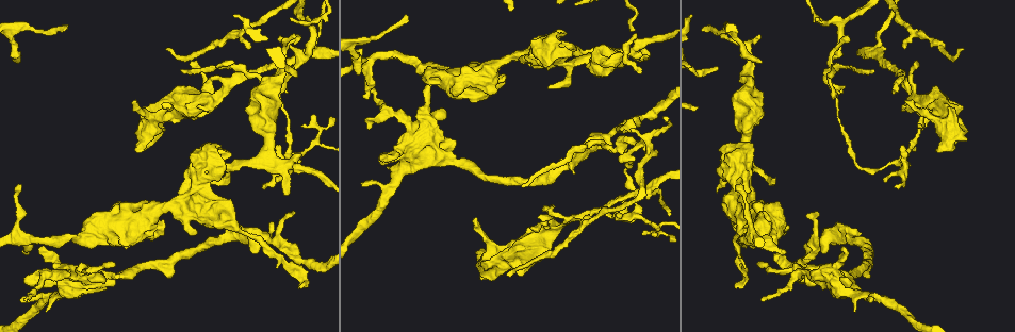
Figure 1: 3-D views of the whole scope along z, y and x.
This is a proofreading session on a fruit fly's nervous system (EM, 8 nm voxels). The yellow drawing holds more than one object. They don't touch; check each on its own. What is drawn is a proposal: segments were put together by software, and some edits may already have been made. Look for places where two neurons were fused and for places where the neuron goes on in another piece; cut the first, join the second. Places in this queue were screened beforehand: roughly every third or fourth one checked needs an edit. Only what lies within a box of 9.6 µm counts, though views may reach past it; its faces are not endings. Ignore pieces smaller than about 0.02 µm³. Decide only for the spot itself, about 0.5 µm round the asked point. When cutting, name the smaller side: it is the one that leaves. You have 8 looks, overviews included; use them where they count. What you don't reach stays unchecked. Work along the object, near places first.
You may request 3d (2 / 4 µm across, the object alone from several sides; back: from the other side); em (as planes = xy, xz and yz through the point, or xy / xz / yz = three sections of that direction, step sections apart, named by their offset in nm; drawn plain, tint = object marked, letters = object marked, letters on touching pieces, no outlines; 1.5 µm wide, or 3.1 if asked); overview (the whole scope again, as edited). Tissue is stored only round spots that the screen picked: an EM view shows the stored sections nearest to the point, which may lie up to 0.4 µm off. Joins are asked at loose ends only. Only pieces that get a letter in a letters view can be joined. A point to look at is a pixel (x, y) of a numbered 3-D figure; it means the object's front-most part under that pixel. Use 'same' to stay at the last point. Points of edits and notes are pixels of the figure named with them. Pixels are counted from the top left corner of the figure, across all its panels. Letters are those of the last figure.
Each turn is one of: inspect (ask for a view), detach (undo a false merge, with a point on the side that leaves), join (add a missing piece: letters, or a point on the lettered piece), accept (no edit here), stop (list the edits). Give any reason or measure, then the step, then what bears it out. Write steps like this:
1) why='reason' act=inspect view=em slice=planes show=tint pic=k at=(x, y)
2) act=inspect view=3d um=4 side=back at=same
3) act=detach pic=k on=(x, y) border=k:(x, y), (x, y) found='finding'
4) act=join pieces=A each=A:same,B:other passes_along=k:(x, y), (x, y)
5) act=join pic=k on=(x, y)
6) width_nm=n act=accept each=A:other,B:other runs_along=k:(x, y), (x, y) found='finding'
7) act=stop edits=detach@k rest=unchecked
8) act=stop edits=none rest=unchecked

why='thin end' act=inspect view=3d um=2 pic=1 at=(894, 92)

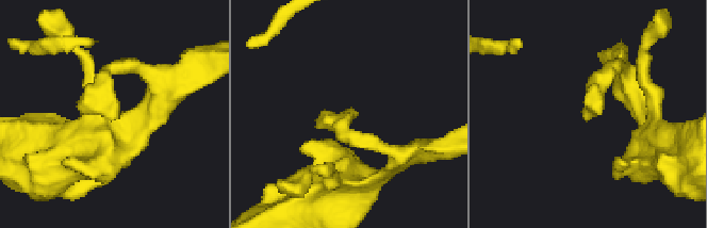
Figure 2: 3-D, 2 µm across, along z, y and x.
act=inspect view=em slice=planes show=letters pic=2 at=(110, 118)

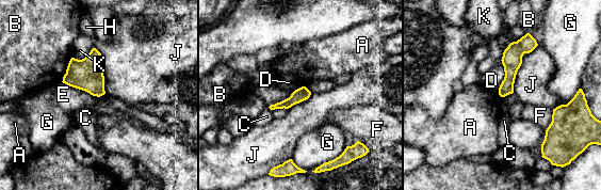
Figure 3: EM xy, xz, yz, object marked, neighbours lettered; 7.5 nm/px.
longest_contact=J:400nm act=accept each=A:other,B:other,C:other,D:other,E:other,F:other,G:other,H:other,J:other,K:other border=3:(62, 81), (93, 95), (104, 94) found='none of them fits'

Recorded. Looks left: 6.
why='branch stops here' act=inspect view=3d um=4 pic=1 at=(509, 277)

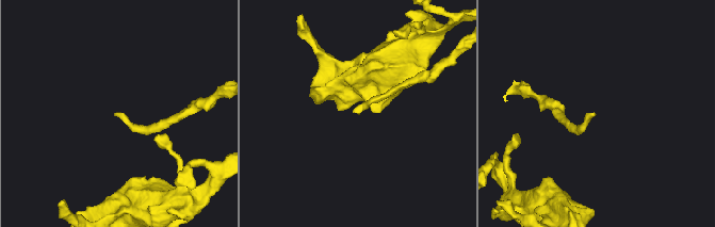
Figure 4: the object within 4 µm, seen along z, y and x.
act=inspect view=em slice=xz step=8 show=tint pic=4 at=(592, 114)

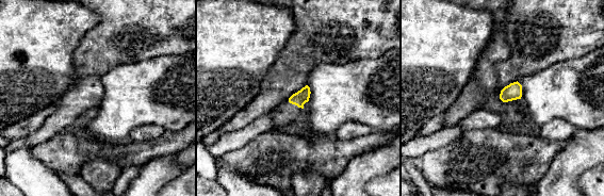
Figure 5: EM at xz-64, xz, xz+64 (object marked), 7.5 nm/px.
why='another direction' act=inspect view=em slice=planes show=letters at=same

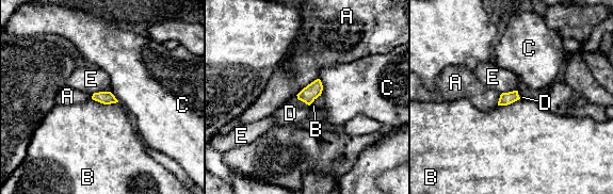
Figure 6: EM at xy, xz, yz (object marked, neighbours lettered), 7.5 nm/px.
act=join pieces=D each=A:other,B:other,C:other,D:same,E:other passes_along=6:(312, 91), (302, 100), (293, 111) found='it goes on there'

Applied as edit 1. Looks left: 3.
why='free end' act=inspect view=em slice=yz step=8 show=tint pic=1 at=(903, 144)

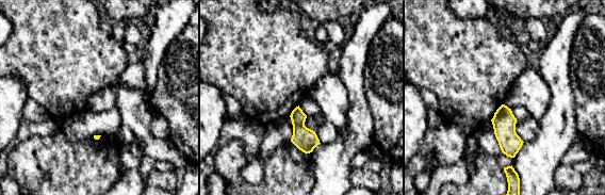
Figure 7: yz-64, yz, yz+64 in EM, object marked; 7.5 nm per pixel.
act=inspect view=em slice=planes show=letters at=same

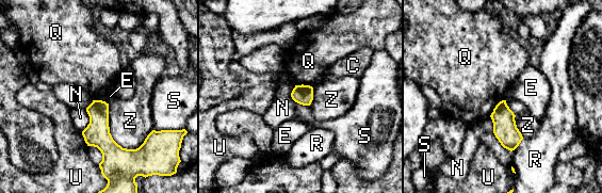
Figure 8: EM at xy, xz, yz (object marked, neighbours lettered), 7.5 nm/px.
act=accept each=C:other,E:other,N:other,Q:other,R:other,S:other,U:other,Z:other border=8:(99, 99), (108, 103) found='none of them fits'

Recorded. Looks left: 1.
act=stop edits=join@6 rest=unchecked

